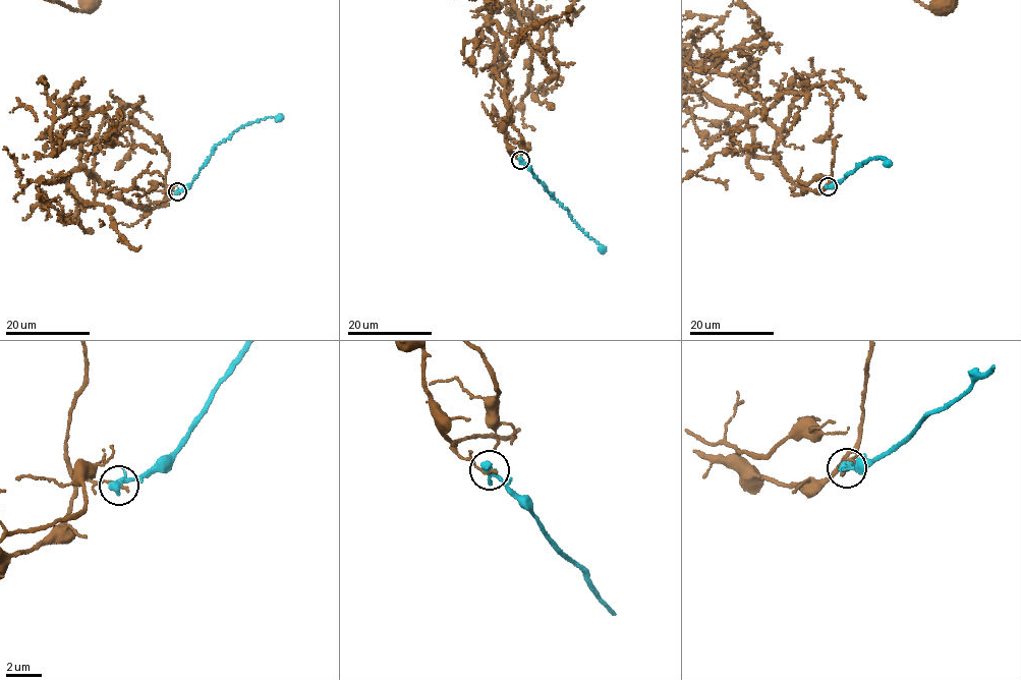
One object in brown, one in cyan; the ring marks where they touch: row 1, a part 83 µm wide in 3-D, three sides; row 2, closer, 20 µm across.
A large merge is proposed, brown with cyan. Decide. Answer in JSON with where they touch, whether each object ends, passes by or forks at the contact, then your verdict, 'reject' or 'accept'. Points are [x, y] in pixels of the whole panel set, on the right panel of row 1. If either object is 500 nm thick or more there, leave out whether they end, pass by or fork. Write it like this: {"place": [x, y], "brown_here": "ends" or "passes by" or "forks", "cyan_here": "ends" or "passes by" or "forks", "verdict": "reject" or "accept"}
{"place": [828, 186], "brown_here": "ends", "cyan_here": "passes by", "verdict": "reject"}

